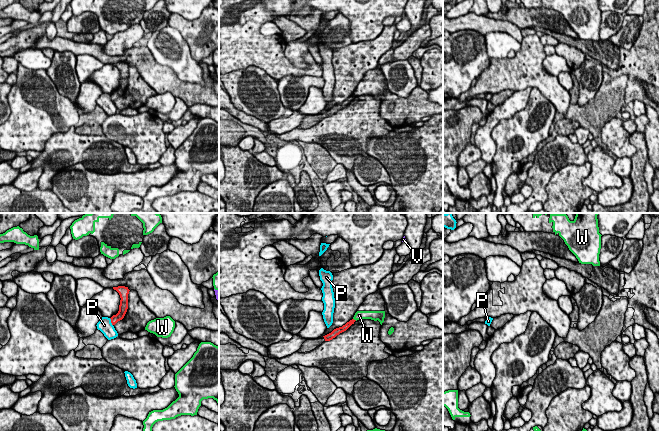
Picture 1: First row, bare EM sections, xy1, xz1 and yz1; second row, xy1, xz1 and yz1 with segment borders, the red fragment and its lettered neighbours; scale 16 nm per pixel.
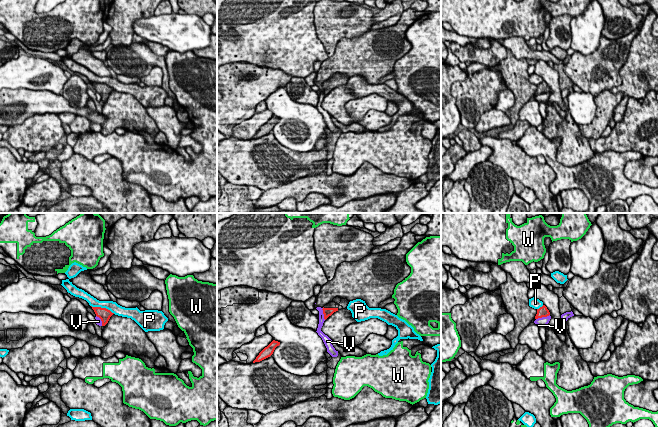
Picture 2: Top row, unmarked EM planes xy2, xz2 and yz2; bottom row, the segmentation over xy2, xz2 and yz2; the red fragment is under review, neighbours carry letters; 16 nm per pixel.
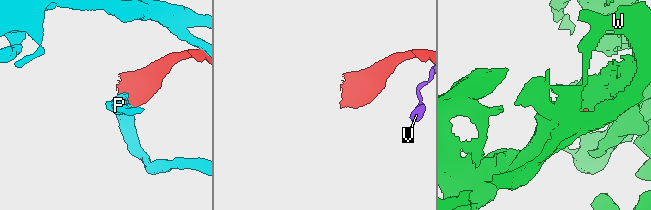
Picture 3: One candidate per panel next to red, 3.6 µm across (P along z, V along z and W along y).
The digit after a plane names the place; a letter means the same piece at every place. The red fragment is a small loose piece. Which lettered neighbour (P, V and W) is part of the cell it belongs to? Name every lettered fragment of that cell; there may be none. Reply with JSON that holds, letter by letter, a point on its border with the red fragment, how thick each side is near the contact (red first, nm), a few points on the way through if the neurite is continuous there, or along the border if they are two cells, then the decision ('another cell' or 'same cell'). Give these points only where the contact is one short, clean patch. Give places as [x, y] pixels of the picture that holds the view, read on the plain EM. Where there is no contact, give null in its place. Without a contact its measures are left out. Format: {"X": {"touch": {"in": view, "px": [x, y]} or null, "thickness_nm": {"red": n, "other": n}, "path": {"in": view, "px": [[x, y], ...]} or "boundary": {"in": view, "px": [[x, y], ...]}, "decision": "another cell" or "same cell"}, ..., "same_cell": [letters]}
{"P": {"touch": {"in": "xy2", "px": [103, 84]}, "thickness_nm": {"red": 200, "other": 160}, "decision": "another cell"}, "V": {"touch": {"in": "yz2", "px": [542, 92]}, "thickness_nm": {"red": 160, "other": 140}, "boundary": {"in": "yz2", "px": [[549, 90], [536, 95]]}, "decision": "another cell"}, "W": {"touch": {"in": "xz1", "px": [355, 96]}, "thickness_nm": {"red": 90, "other": 160}, "boundary": {"in": "xz1", "px": [[353, 94], [356, 96]]}, "decision": "another cell"}, "same_cell": []}

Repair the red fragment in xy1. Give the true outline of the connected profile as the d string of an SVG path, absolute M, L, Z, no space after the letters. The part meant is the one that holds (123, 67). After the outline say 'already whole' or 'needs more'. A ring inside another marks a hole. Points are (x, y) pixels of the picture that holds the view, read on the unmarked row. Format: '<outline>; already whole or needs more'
M118 62L113 63L114 66L116 66L120 71L120 81L119 81L119 87L116 91L113 91L111 95L112 101L115 101L118 97L122 96L127 88L128 85L128 70L129 65L125 62Z; already whole

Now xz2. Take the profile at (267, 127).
M273 116L267 123L265 123L259 129L259 131L256 133L256 135L253 137L253 139L260 138L260 137L270 133L273 130L275 124L279 121L280 121L280 118Z; already whole

